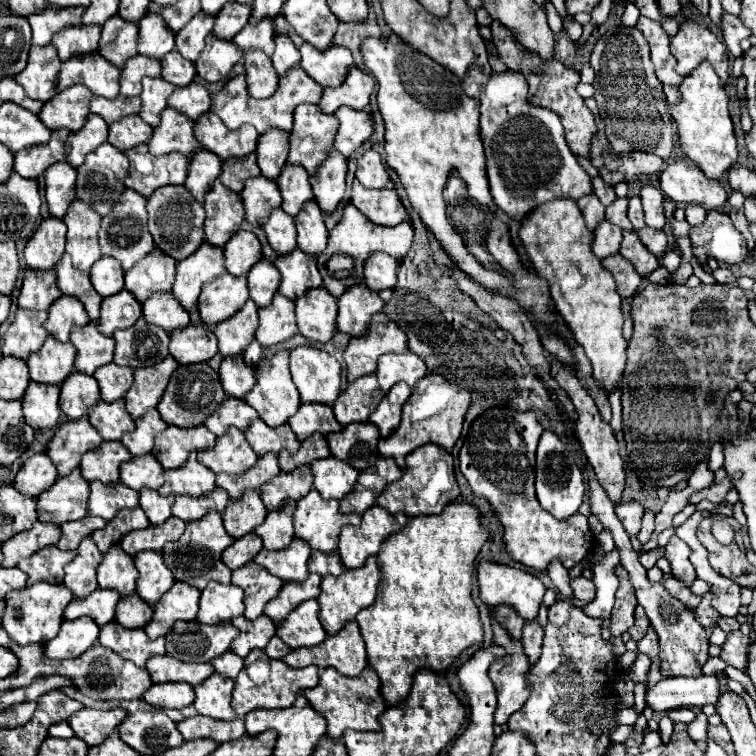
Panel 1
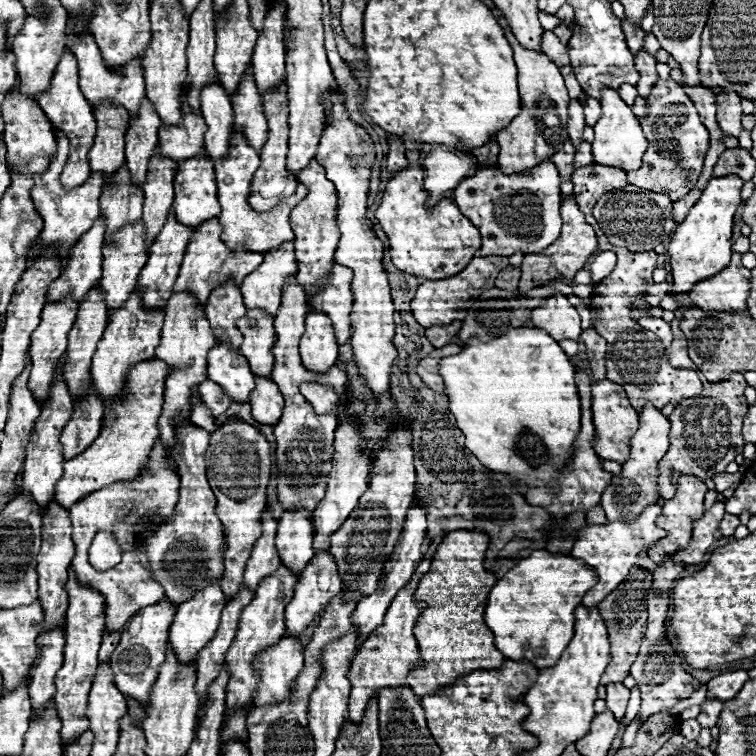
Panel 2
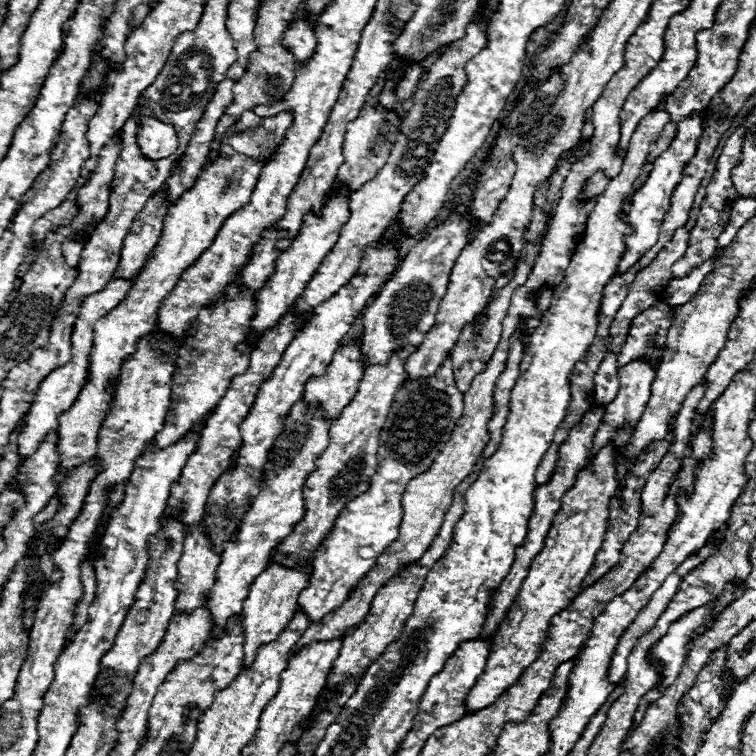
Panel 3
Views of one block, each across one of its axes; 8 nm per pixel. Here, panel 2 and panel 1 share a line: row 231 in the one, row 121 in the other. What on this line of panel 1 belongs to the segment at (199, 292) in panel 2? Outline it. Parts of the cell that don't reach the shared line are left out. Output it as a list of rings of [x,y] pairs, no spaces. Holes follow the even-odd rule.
[[[206,112],[200,120],[194,122],[194,128],[204,148],[214,152],[224,162],[230,158],[244,158],[256,150],[256,128],[244,126],[240,130],[228,130],[214,112]]]

